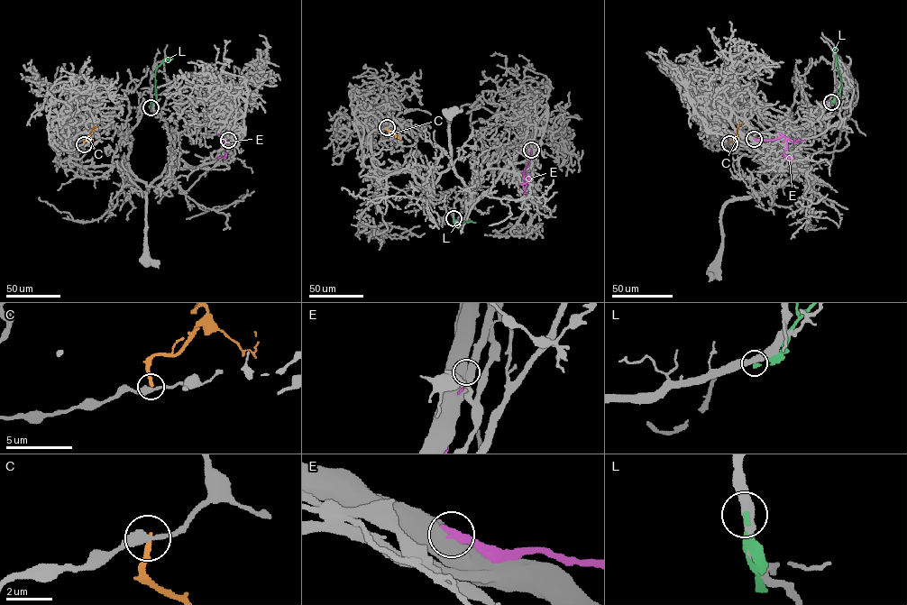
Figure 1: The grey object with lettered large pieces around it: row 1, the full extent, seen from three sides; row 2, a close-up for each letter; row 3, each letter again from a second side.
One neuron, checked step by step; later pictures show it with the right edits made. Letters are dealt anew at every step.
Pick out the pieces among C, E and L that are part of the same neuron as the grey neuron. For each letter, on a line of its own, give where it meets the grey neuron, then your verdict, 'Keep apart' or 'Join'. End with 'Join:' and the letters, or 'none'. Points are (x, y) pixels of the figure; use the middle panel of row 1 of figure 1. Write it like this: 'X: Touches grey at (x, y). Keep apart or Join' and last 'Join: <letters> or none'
C: Touches grey at (387, 127). Keep apart
E: Touches grey at (531, 150). Keep apart
L: Touches grey at (453, 218). Keep apart
Join: none

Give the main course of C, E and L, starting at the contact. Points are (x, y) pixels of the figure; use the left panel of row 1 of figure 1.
C: (84, 144), (93, 128), (97, 126)
E: (228, 140), (220, 137), (226, 156), (216, 158)
L: (151, 107), (156, 98), (156, 69), (165, 59), (172, 58)

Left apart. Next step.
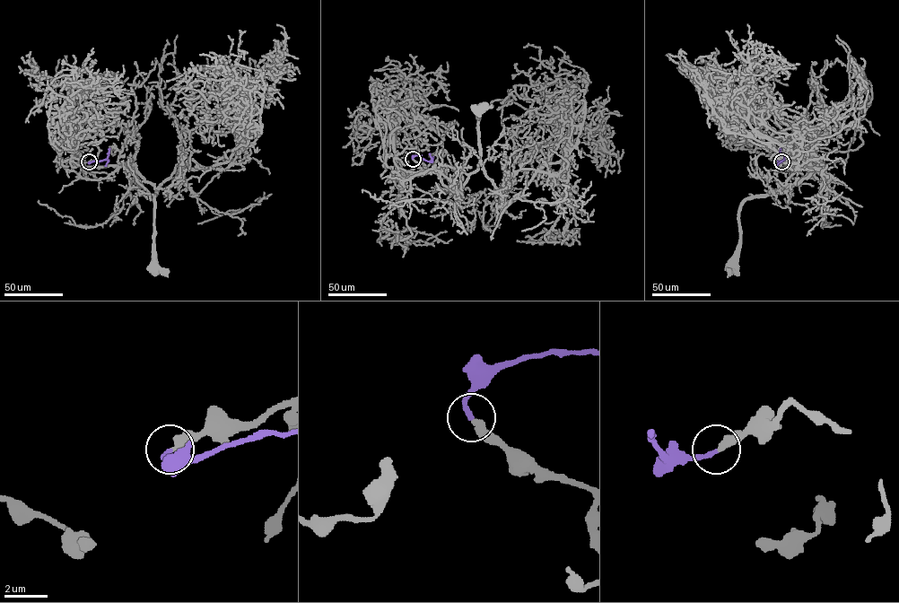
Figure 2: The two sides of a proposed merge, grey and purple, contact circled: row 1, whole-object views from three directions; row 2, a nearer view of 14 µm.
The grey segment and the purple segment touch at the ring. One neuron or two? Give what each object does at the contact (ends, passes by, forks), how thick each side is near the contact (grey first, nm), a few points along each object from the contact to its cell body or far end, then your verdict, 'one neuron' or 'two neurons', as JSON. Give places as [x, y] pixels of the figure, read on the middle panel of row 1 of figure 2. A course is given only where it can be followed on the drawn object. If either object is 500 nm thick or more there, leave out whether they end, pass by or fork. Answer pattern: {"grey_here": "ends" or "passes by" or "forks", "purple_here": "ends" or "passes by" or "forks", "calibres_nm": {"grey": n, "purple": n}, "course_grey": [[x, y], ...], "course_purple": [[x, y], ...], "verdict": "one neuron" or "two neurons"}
{"grey_here": "ends", "purple_here": "ends", "calibres_nm": {"grey": 360, "purple": 220}, "course_grey": [[413, 159], [423, 164], [411, 173], [440, 171], [451, 190], [460, 193], [457, 192], [480, 161], [478, 110]], "course_purple": [[413, 159], [419, 155], [432, 162], [430, 153]], "verdict": "one neuron"}

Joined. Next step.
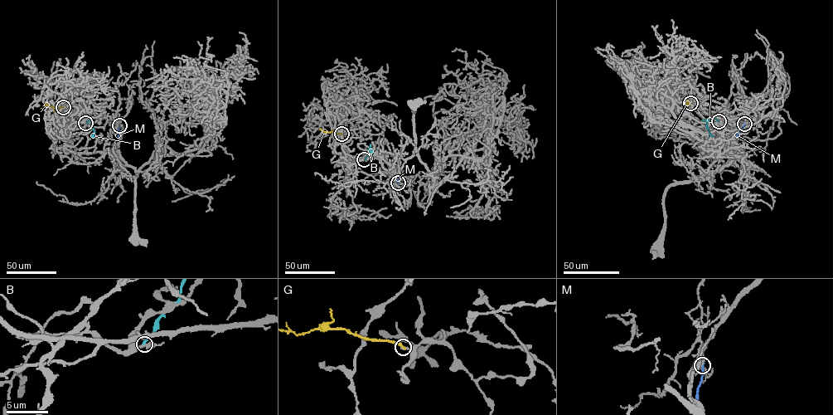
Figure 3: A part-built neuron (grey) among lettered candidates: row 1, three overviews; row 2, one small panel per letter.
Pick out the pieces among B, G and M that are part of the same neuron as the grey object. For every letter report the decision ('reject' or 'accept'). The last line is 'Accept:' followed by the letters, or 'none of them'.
B: reject
G: reject
M: reject
Accept: none of them

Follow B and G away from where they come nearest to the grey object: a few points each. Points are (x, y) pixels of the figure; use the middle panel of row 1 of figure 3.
B: (364, 159), (370, 148), (373, 150), (371, 154)
G: (341, 134), (320, 129)

